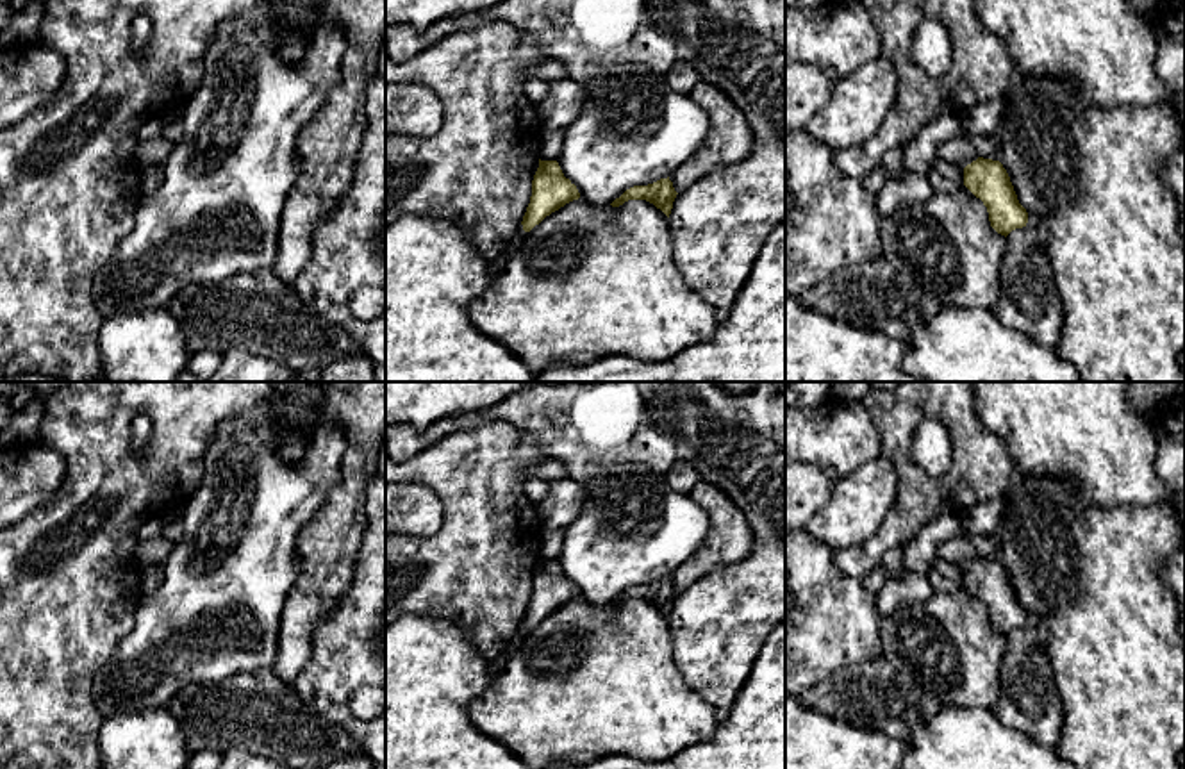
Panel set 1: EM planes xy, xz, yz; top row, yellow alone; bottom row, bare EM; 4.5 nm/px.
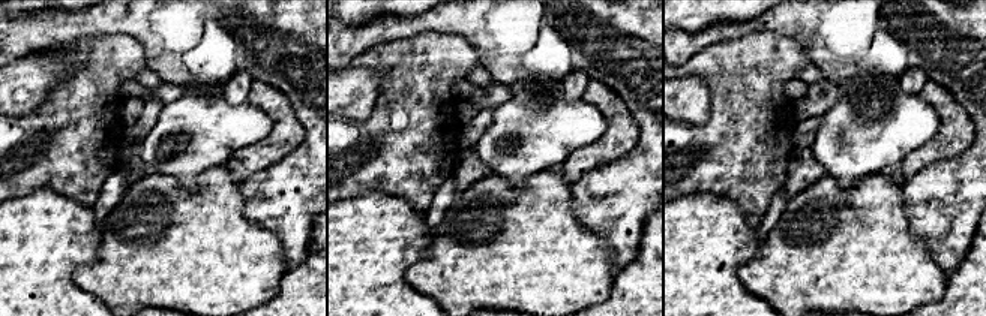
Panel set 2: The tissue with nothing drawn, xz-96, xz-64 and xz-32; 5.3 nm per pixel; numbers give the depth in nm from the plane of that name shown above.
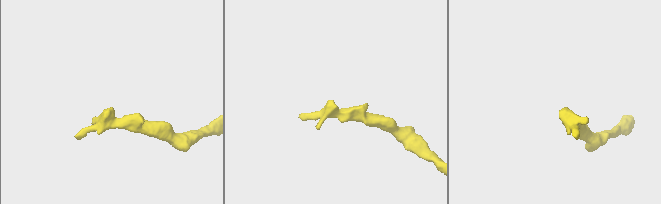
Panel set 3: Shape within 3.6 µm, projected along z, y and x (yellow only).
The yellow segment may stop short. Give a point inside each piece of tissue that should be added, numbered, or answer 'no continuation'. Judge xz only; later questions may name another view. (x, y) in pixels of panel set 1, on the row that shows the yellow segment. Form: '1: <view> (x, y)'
no continuation

